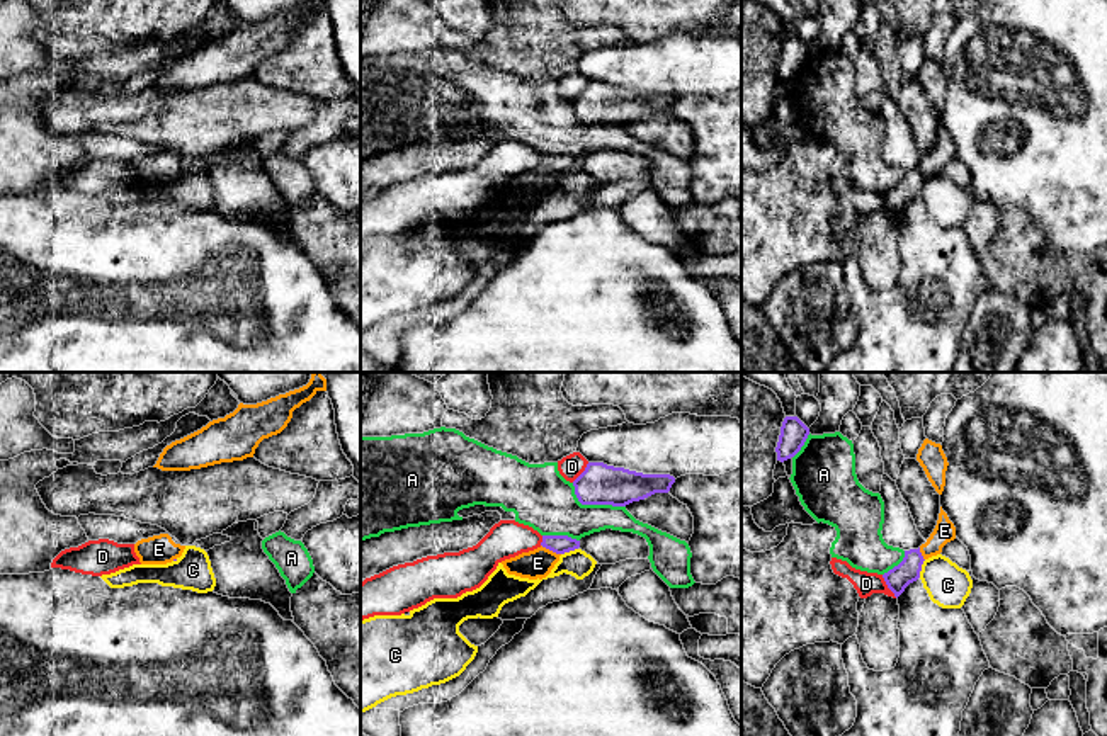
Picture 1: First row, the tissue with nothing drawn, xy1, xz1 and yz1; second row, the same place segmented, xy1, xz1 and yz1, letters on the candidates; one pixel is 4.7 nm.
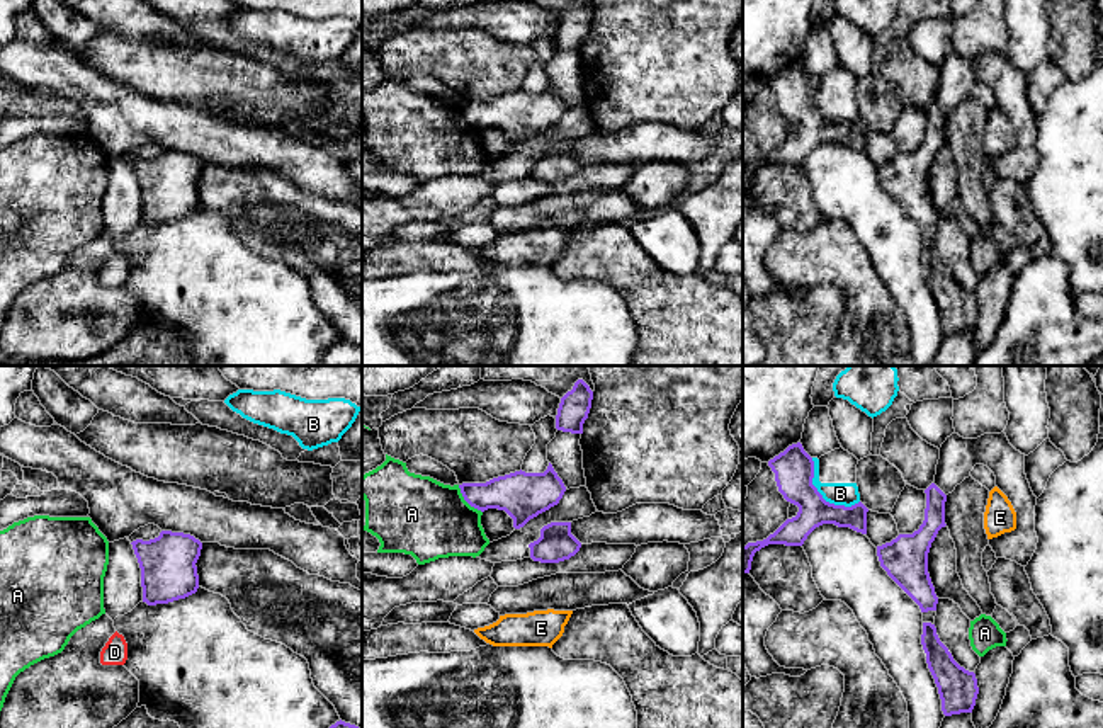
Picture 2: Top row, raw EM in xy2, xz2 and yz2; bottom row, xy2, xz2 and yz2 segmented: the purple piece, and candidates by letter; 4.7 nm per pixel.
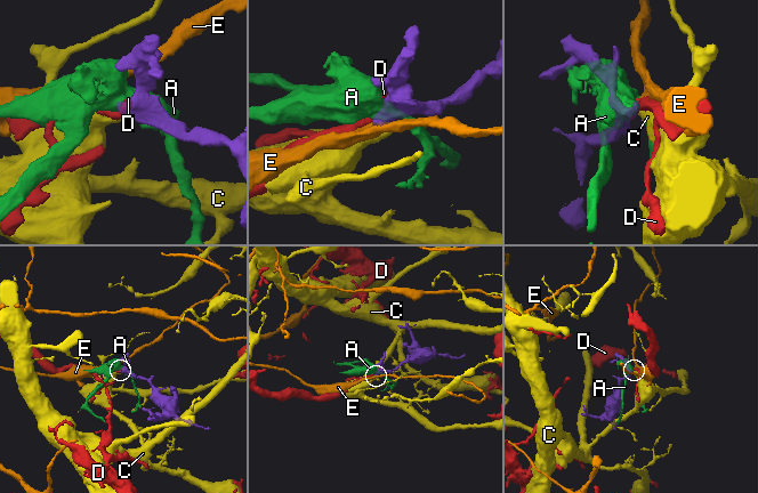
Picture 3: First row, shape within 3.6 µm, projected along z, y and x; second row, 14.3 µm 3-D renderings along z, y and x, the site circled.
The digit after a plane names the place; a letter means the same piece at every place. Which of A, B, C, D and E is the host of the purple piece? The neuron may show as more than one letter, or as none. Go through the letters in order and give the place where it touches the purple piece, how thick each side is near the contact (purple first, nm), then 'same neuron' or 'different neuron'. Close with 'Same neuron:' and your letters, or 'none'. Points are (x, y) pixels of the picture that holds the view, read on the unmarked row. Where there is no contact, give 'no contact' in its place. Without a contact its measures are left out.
A: contact xz1 (594, 123); calibres 190 and 280 nm; different neuron
B: contact yz2 (821, 114); calibres 190 and 110 nm; different neuron
C: contact yz1 (920, 187); calibres 110 and 200 nm; different neuron
D: contact yz1 (888, 206); calibres 110 and 110 nm; different neuron
E: contact xz1 (551, 169); calibres 90 and 140 nm; different neuron
Same neuron: none

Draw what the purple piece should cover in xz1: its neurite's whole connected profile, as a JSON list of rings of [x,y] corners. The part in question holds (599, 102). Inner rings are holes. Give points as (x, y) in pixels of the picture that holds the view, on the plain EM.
[[[588,82],[573,100],[582,124],[626,126],[655,112],[668,112],[675,97],[670,93],[643,93],[604,82]]]

